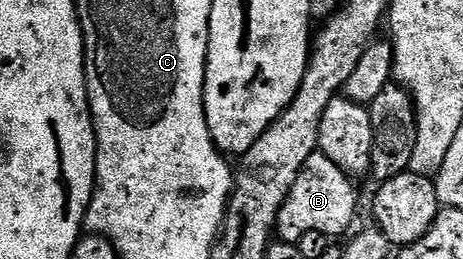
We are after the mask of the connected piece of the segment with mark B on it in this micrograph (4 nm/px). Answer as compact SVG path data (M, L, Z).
M315 153L304 161L304 169L300 169L300 177L296 177L296 185L292 185L292 193L288 193L288 201L278 214L276 235L283 243L299 243L304 233L324 233L329 237L342 235L354 223L354 214L358 211L358 191L354 188L355 180L345 175L328 157Z

